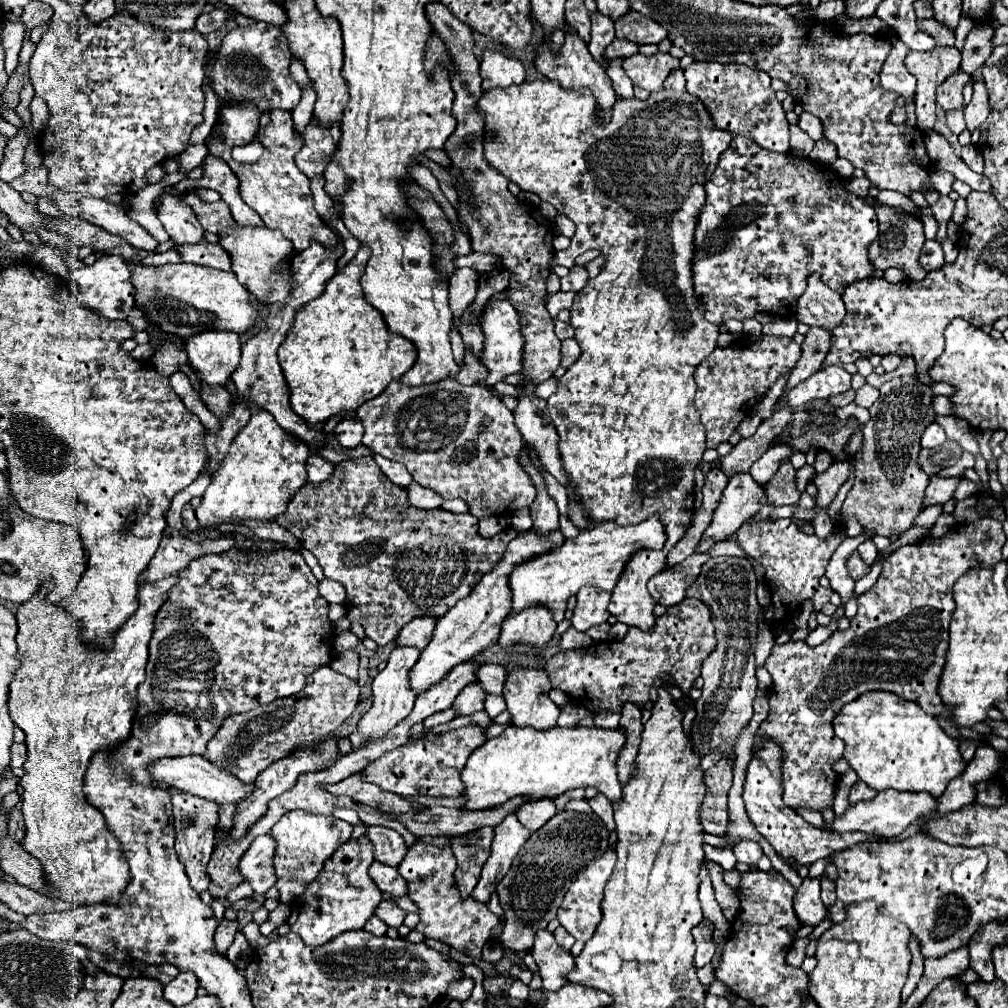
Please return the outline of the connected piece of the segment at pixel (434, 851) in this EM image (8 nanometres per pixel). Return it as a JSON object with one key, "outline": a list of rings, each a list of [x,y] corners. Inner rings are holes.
{"outline":[[[423,836],[409,848],[403,862],[397,866],[399,874],[407,880],[407,896],[417,906],[419,924],[415,930],[425,938],[439,940],[469,958],[481,958],[481,950],[487,940],[491,940],[493,928],[501,926],[503,920],[473,896],[461,898],[453,876],[455,868],[457,862],[451,850],[451,838],[447,836]]]}

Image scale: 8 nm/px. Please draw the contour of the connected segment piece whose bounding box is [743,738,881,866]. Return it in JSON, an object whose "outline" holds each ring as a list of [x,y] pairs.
{"outline":[[[763,740],[761,748],[753,750],[753,758],[747,766],[747,778],[743,788],[745,810],[749,820],[757,826],[759,834],[767,838],[767,842],[777,850],[781,858],[793,858],[799,864],[813,864],[819,858],[831,856],[833,852],[843,852],[855,844],[863,842],[879,842],[881,838],[867,832],[829,832],[825,828],[815,828],[807,824],[797,812],[785,808],[783,804],[783,782],[781,782],[781,748],[775,740]]]}

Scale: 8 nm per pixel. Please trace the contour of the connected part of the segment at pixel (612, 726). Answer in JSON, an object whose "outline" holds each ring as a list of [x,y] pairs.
{"outline":[[[597,712],[597,714],[595,714],[595,726],[609,728],[609,730],[617,730],[617,728],[619,728],[619,714]]]}

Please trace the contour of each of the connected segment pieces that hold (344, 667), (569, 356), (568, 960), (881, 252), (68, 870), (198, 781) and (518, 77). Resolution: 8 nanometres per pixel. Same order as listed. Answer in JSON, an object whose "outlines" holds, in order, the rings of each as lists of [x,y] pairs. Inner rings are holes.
{"outlines":[[[[347,650],[343,652],[341,656],[337,656],[333,662],[331,662],[331,668],[345,674],[345,676],[351,676],[351,678],[357,678],[357,668],[359,668],[359,656],[353,652],[353,650]]],[[[567,338],[561,342],[561,366],[563,368],[569,368],[577,360],[579,354],[581,354],[581,348],[575,338]]],[[[549,930],[537,932],[531,954],[539,966],[539,974],[543,978],[545,990],[555,992],[561,986],[569,984],[567,974],[575,968],[575,958],[571,952],[557,946],[557,942]]],[[[867,196],[865,200],[875,208],[875,214],[877,214],[877,220],[879,220],[879,236],[869,246],[869,260],[871,260],[873,268],[887,270],[887,268],[895,266],[895,268],[903,270],[911,280],[923,280],[927,272],[917,264],[917,256],[921,252],[921,244],[925,242],[921,218],[915,216],[915,214],[907,214],[907,212],[899,214],[893,206],[879,204],[877,198],[873,198],[873,196]]],[[[175,576],[165,578],[157,584],[145,584],[139,588],[139,608],[123,624],[121,632],[115,636],[115,646],[109,650],[95,650],[85,646],[79,636],[79,624],[69,616],[69,610],[47,604],[45,594],[49,584],[43,584],[37,596],[21,604],[17,610],[17,660],[19,668],[15,670],[13,682],[9,686],[9,716],[25,732],[27,744],[27,762],[23,764],[25,776],[19,780],[23,786],[21,812],[25,818],[25,838],[21,846],[35,856],[43,866],[45,890],[43,896],[53,900],[63,900],[67,904],[109,904],[119,902],[121,892],[129,884],[129,866],[121,860],[121,848],[105,832],[105,822],[101,812],[97,812],[83,794],[83,780],[91,758],[97,752],[111,752],[119,748],[131,736],[131,720],[137,708],[137,686],[145,680],[147,666],[147,644],[153,634],[153,616],[157,608],[165,602],[165,592],[177,582]]],[[[191,754],[191,756],[177,756],[177,758],[159,758],[147,770],[149,770],[149,774],[153,776],[155,782],[169,784],[169,786],[173,786],[177,790],[191,792],[195,796],[215,800],[219,804],[235,804],[235,802],[243,800],[245,796],[249,796],[249,792],[253,792],[253,784],[249,784],[249,786],[241,784],[227,770],[221,770],[219,766],[207,762],[203,756],[195,756],[195,754]]],[[[485,50],[483,52],[483,60],[481,60],[481,78],[483,78],[483,90],[491,90],[491,88],[505,88],[511,84],[521,84],[525,80],[525,68],[517,58],[505,56],[497,50]]]]}

